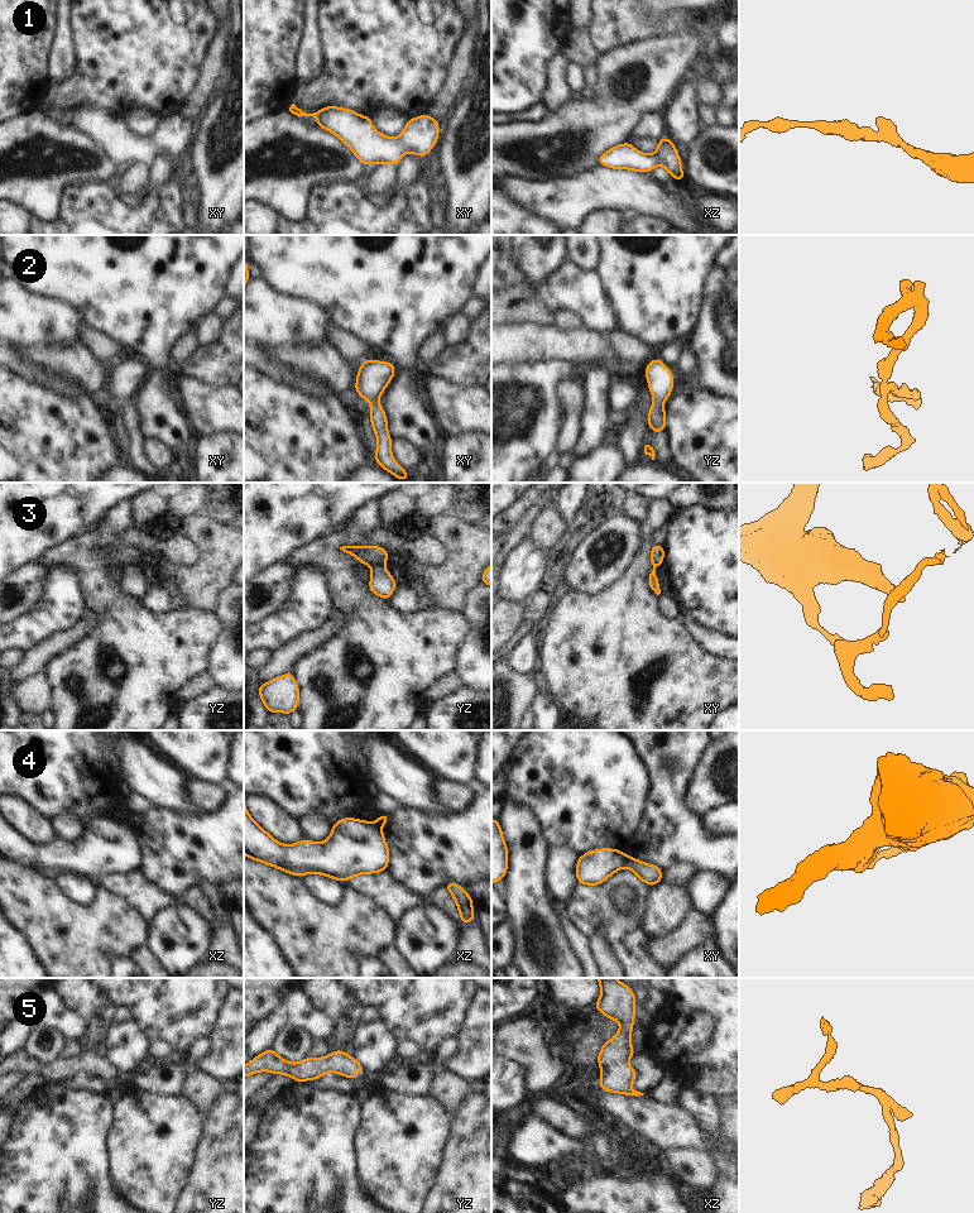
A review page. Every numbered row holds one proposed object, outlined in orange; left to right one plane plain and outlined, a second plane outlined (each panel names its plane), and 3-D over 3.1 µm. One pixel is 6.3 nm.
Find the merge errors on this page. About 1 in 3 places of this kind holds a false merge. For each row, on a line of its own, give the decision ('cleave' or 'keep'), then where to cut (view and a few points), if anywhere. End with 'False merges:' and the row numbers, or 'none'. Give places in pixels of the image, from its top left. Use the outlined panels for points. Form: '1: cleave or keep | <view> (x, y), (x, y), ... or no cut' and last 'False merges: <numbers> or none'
1: keep | no cut
2: keep | no cut
3: cleave | yz (382, 565), (372, 567)
4: cleave | xy (627, 856), (624, 866)
5: keep | no cut
False merges: 3, 4

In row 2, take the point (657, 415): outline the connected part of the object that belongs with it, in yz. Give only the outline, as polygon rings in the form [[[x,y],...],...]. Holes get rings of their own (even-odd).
[[[659,358],[647,364],[646,378],[654,401],[648,412],[648,427],[654,433],[658,433],[666,430],[666,411],[663,403],[668,399],[673,389],[675,378]]]

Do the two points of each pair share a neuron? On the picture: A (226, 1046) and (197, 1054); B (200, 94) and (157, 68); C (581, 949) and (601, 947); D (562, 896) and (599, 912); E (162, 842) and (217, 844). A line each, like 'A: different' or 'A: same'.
A: different
B: different
C: different
D: different
E: same

